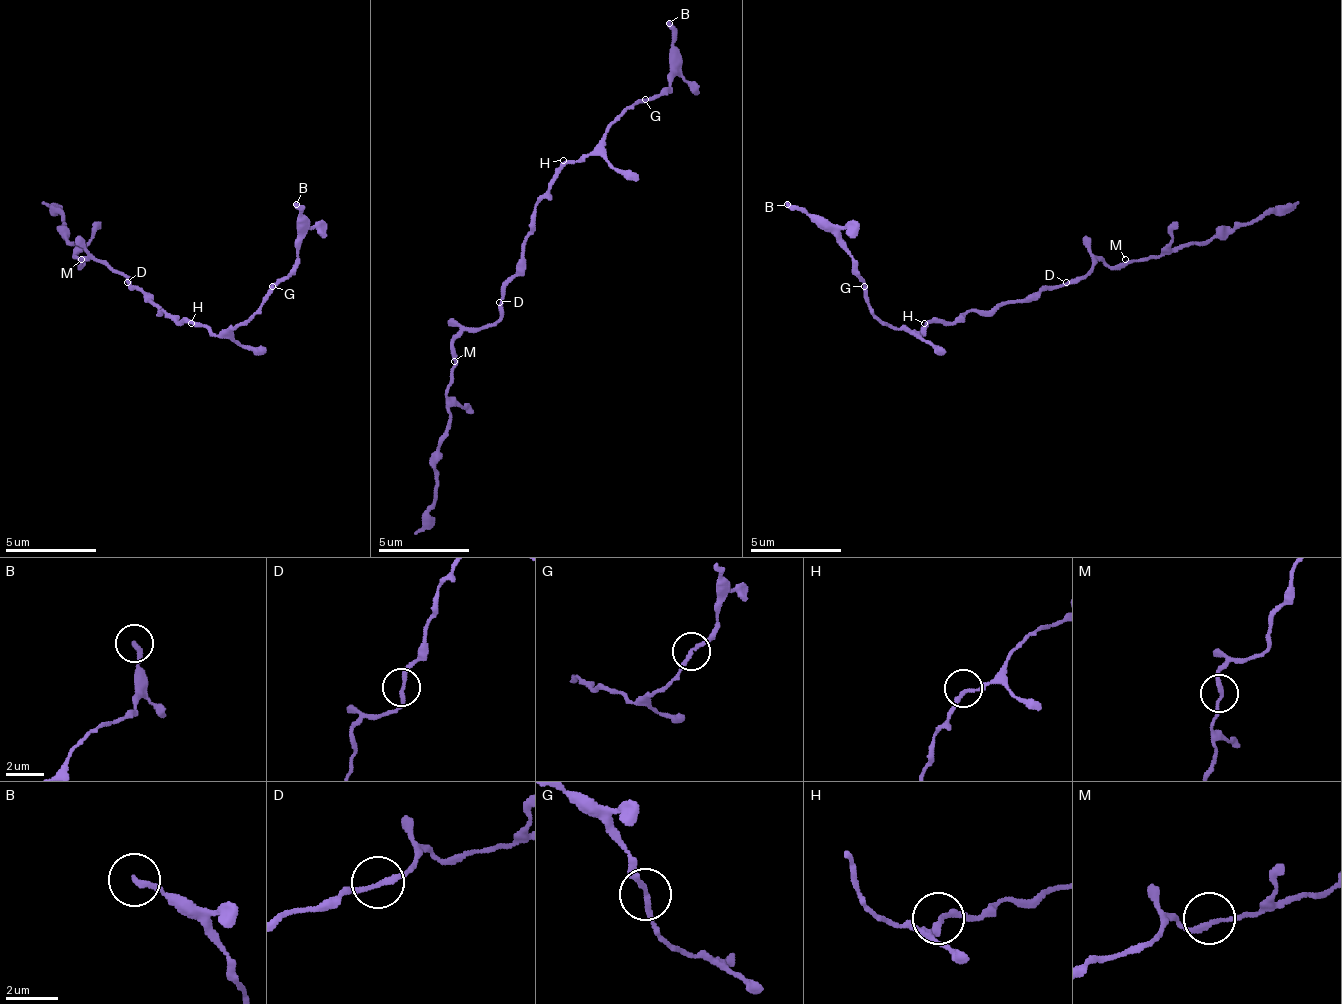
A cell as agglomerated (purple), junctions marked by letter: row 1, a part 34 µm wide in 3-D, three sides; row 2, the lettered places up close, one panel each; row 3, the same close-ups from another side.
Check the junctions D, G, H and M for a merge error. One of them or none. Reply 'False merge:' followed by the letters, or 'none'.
False merge: none

